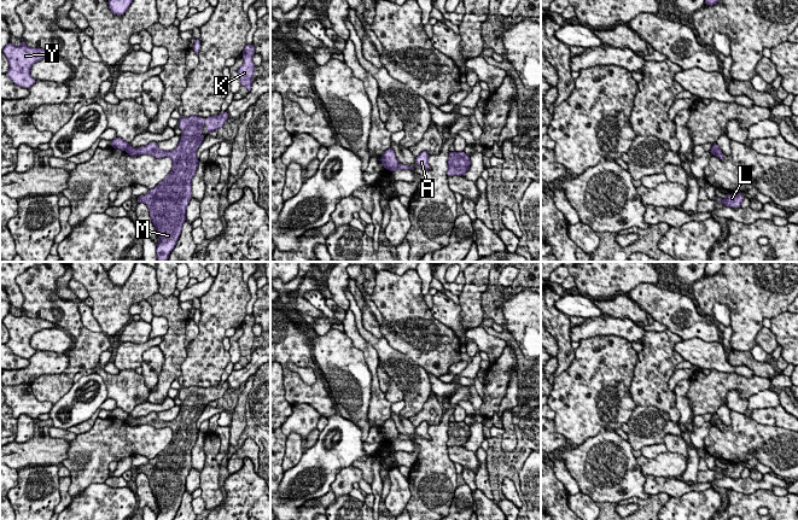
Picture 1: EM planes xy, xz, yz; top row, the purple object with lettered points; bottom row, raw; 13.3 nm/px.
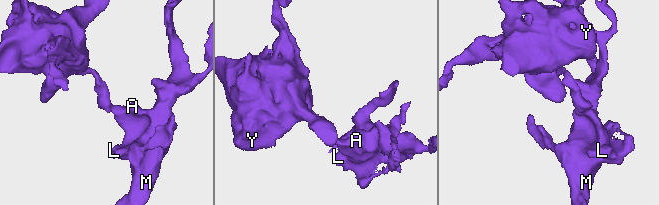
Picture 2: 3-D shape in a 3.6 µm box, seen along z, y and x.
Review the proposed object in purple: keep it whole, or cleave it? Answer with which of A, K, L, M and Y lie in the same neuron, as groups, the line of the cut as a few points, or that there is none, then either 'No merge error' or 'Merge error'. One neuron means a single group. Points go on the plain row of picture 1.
Groups: A K L M / Y. Split along xy (129, 415), (126, 420). Merge error

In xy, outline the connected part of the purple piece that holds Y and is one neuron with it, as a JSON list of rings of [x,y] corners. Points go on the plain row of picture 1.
[[[22,309],[21,316],[8,312],[2,323],[6,326],[10,339],[6,343],[17,356],[29,360],[36,350],[31,347],[31,337],[41,329],[54,328],[54,325],[42,319],[31,319]]]

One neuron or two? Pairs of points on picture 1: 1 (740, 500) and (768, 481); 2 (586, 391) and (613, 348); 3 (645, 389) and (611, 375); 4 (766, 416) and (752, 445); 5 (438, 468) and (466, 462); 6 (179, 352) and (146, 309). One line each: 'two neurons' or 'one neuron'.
1: two neurons
2: one neuron
3: two neurons
4: two neurons
5: two neurons
6: two neurons

